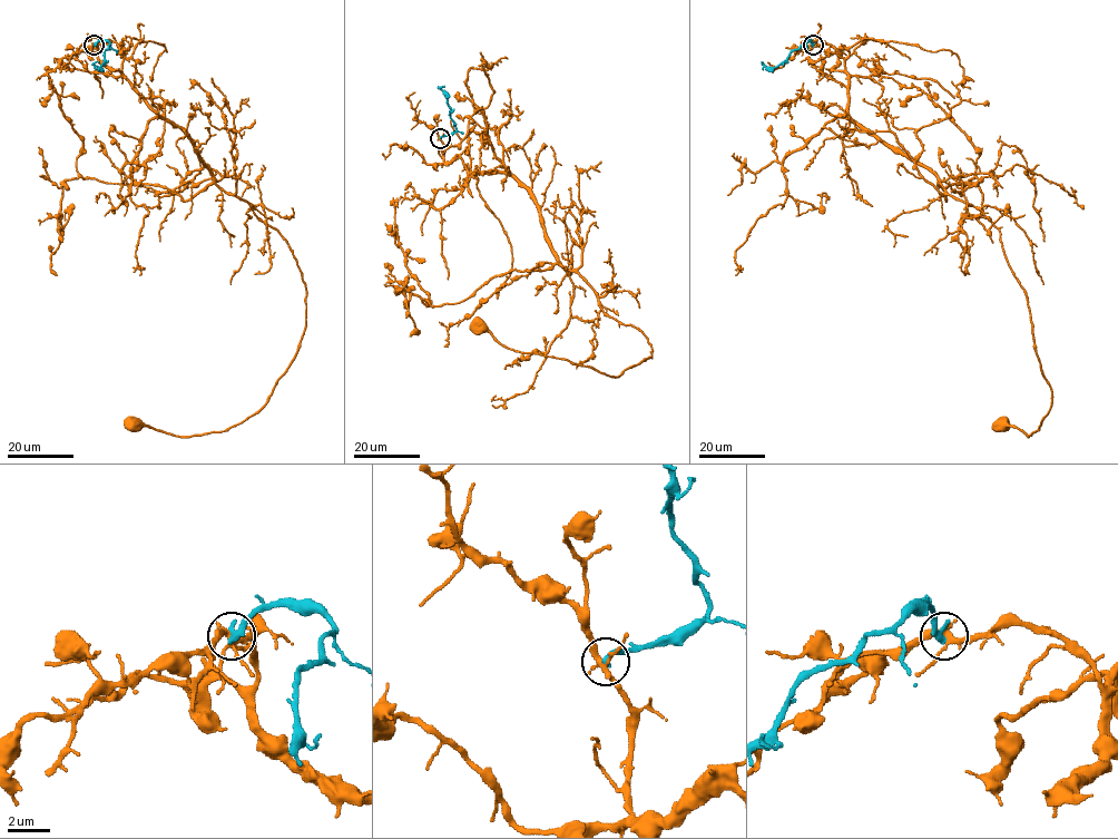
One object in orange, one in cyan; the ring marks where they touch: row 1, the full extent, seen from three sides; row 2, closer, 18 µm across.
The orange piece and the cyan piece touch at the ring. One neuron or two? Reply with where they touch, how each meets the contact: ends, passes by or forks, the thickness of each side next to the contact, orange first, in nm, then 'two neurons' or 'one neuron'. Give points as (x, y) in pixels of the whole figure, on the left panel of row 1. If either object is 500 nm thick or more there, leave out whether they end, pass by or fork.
(94, 45) | orange forks | cyan ends | 260/340 nm | two neurons

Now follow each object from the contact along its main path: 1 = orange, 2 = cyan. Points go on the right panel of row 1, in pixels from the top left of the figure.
1: (813, 45), (836, 51), (849, 115), (1000, 231), (1051, 390), (1029, 437), (1001, 425)
2: (813, 45), (811, 40), (804, 44), (775, 67), (761, 61)

